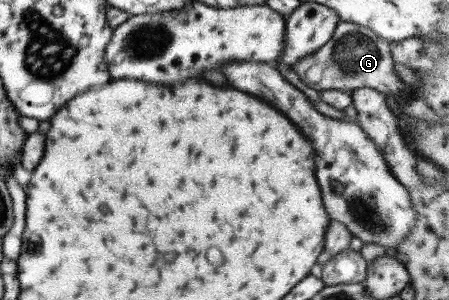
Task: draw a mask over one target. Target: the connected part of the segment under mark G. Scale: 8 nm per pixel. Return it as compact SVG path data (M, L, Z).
M338 21L331 38L315 54L310 54L295 63L291 69L298 78L316 92L322 90L342 90L345 92L360 88L370 88L391 96L405 92L405 83L392 69L390 45L373 31L356 23Z

